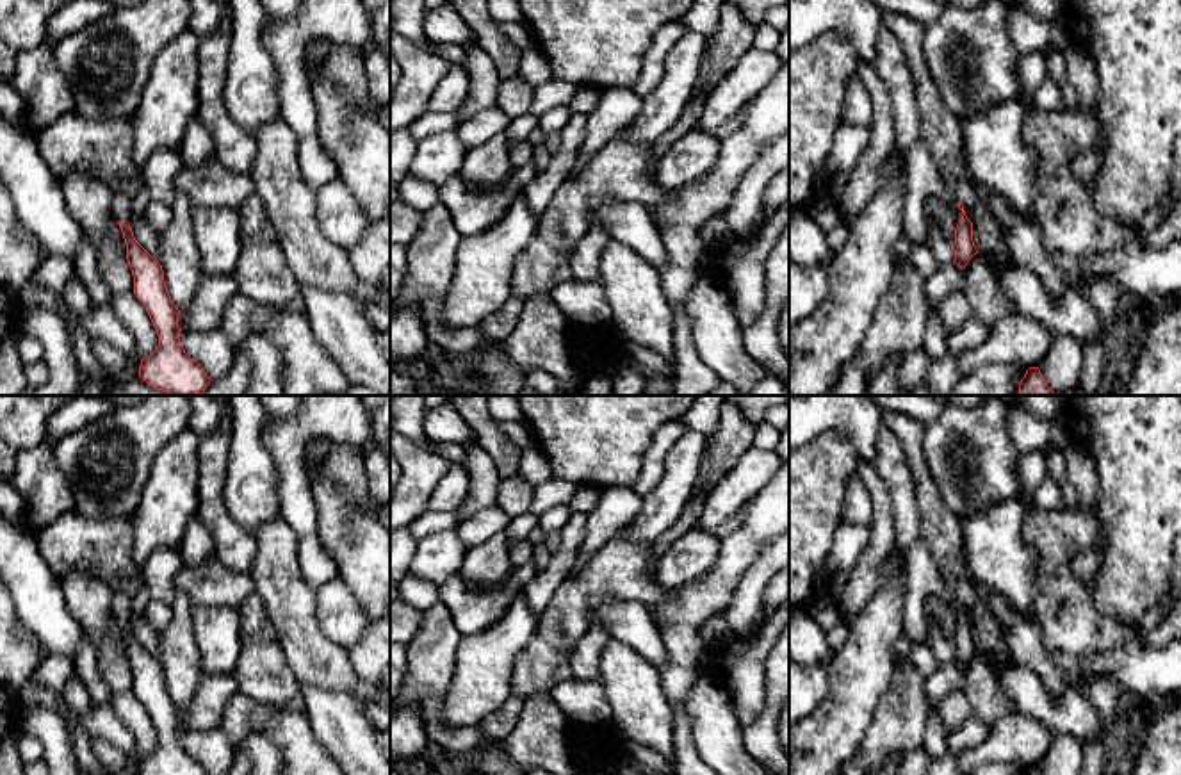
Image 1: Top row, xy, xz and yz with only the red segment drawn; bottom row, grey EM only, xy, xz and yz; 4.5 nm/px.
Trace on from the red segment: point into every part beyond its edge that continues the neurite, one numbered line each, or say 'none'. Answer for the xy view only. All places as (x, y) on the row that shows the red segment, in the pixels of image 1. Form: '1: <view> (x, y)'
1: xy (120, 205)

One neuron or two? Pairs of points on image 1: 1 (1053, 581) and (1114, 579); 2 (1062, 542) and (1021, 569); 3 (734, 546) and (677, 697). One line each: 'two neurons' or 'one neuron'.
1: two neurons
2: two neurons
3: one neuron

